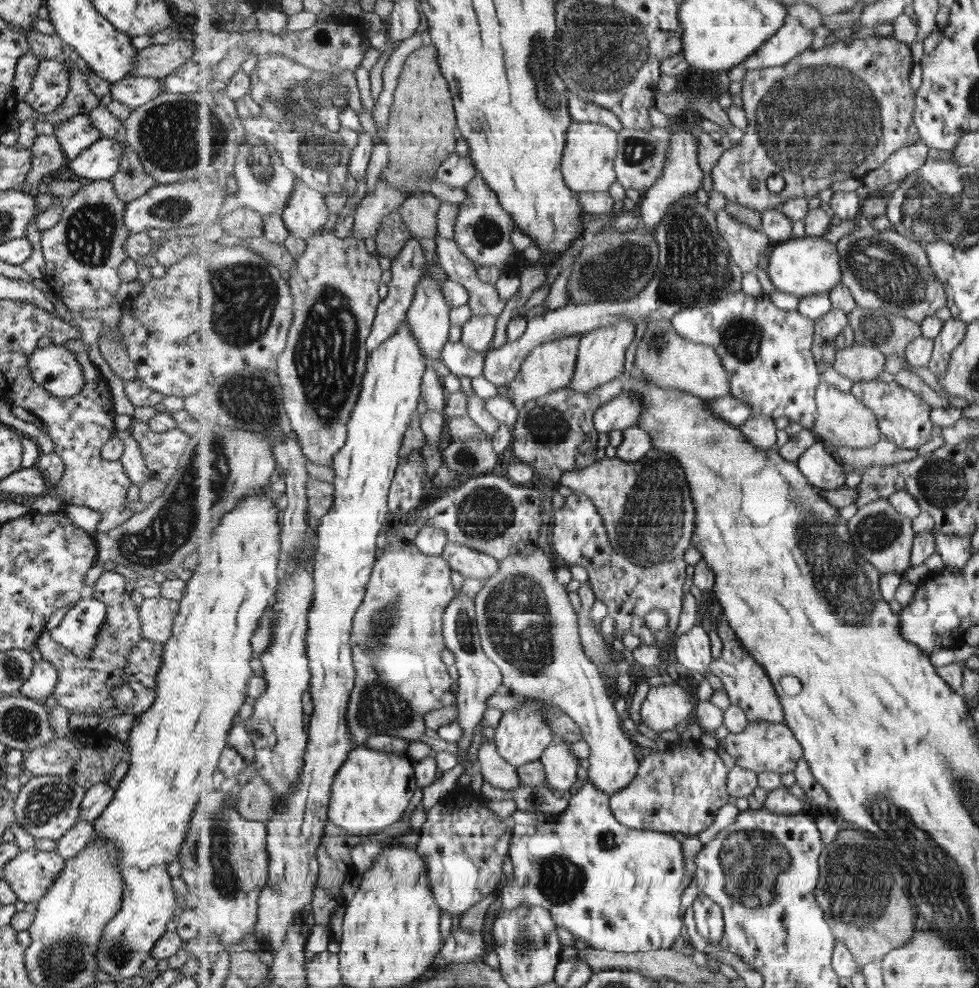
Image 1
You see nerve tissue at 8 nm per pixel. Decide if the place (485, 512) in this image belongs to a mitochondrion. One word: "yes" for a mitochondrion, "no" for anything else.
yes

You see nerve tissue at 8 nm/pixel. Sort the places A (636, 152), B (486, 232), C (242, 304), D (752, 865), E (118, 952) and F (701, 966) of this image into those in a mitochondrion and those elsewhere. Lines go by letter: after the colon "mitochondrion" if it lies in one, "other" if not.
A: mitochondrion
B: mitochondrion
C: mitochondrion
D: mitochondrion
E: mitochondrion
F: other

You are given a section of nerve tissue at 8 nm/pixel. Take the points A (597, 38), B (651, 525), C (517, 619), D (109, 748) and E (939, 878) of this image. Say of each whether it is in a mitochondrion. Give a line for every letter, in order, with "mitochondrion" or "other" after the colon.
A: mitochondrion
B: mitochondrion
C: mitochondrion
D: other
E: mitochondrion

